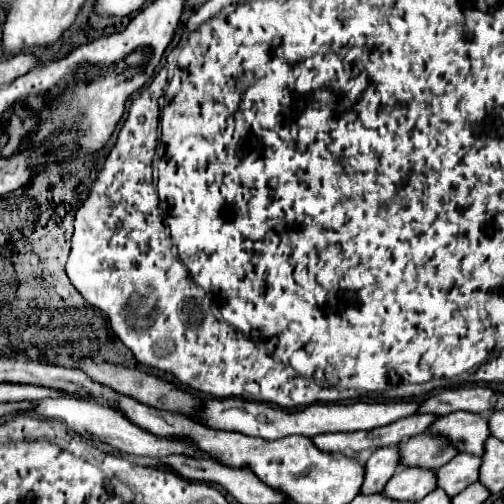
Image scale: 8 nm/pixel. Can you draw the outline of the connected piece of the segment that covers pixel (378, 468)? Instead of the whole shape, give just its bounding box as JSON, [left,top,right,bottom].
[360,448,398,494]

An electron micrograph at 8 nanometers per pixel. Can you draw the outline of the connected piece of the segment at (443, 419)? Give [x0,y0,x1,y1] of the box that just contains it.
[426,412,488,456]

